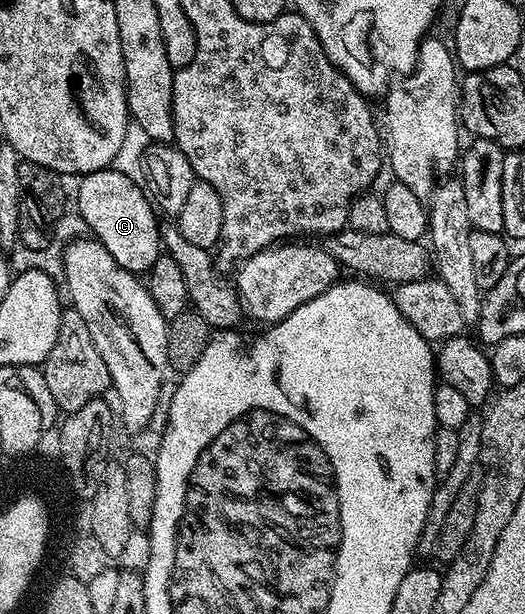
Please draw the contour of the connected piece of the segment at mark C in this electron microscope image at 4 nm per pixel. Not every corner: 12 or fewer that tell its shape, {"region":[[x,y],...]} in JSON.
{"region":[[110,167],[78,180],[75,209],[125,270],[162,254],[148,194]]}

